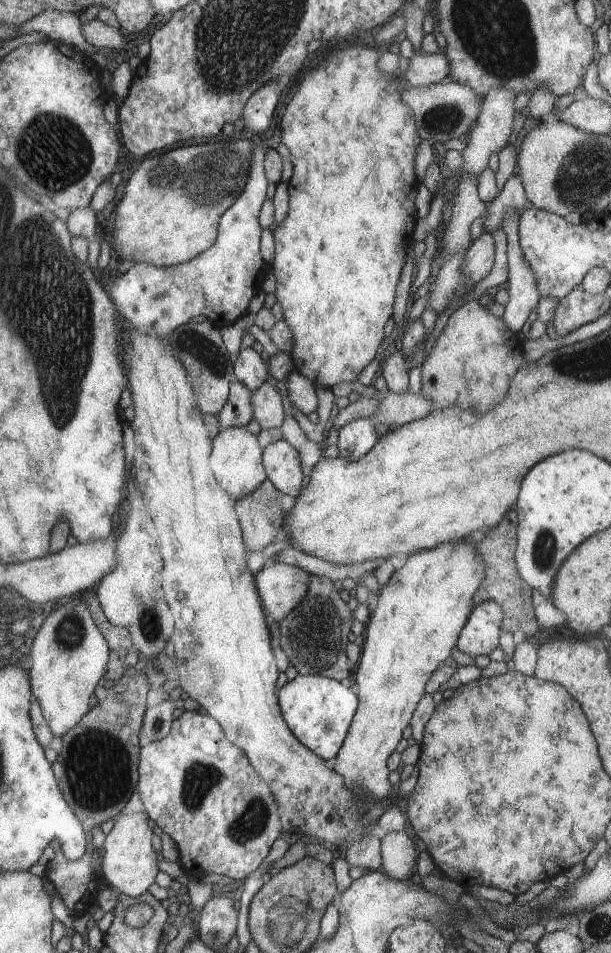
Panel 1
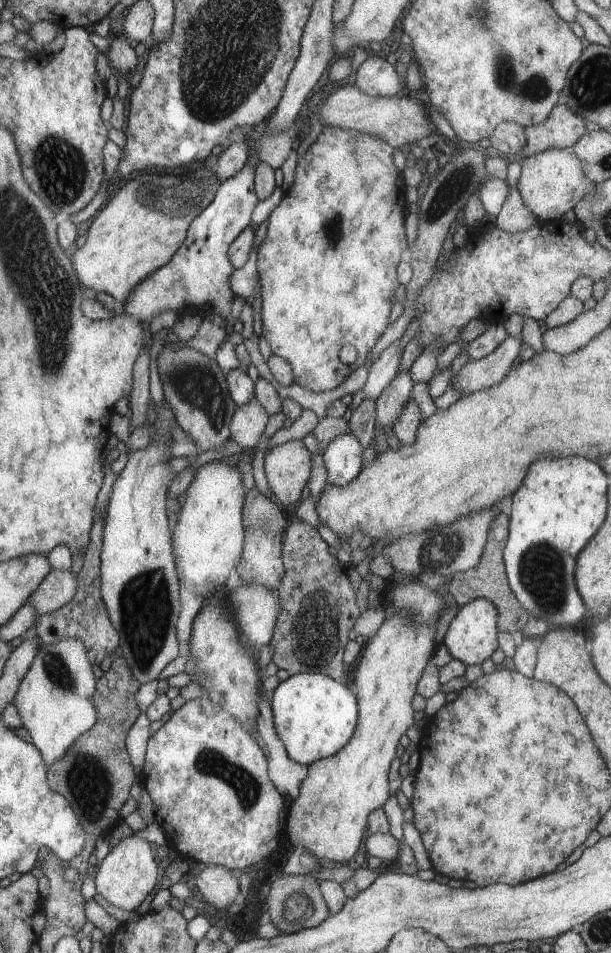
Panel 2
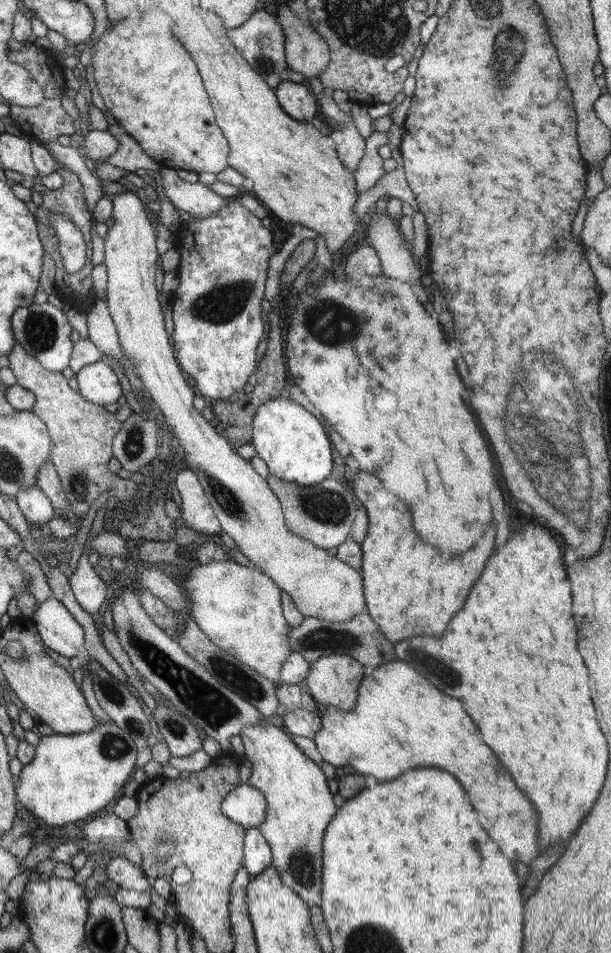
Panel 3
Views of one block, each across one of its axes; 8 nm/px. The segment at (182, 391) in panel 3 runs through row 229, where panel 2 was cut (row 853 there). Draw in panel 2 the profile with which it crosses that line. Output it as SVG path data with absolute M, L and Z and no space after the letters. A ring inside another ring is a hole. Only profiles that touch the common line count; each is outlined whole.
M134 834L121 838L97 865L97 873L94 876L96 893L113 908L120 908L125 912L135 911L158 882L154 850L150 848L149 842Z

